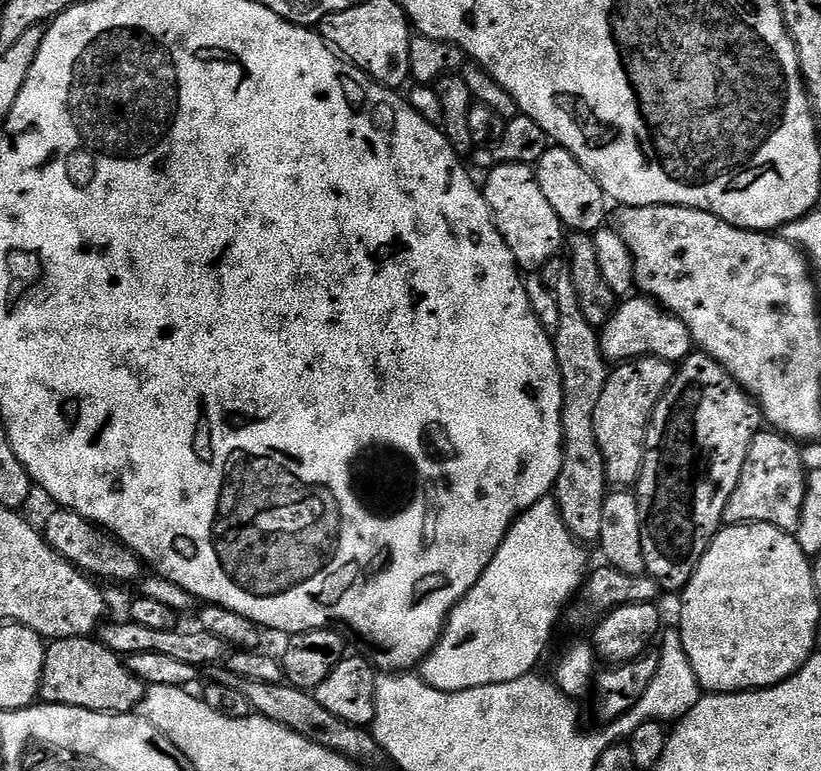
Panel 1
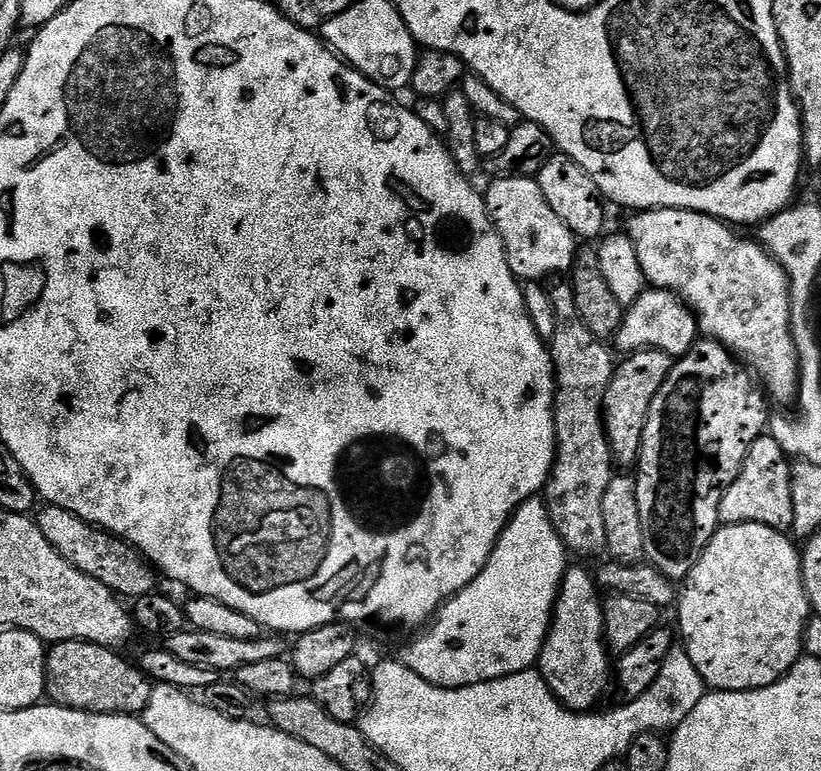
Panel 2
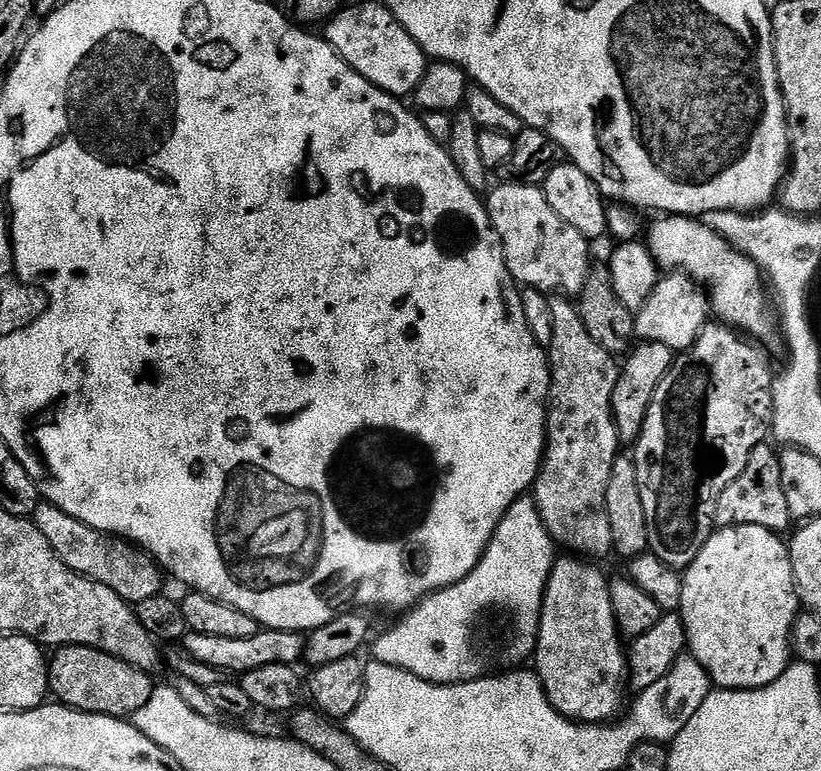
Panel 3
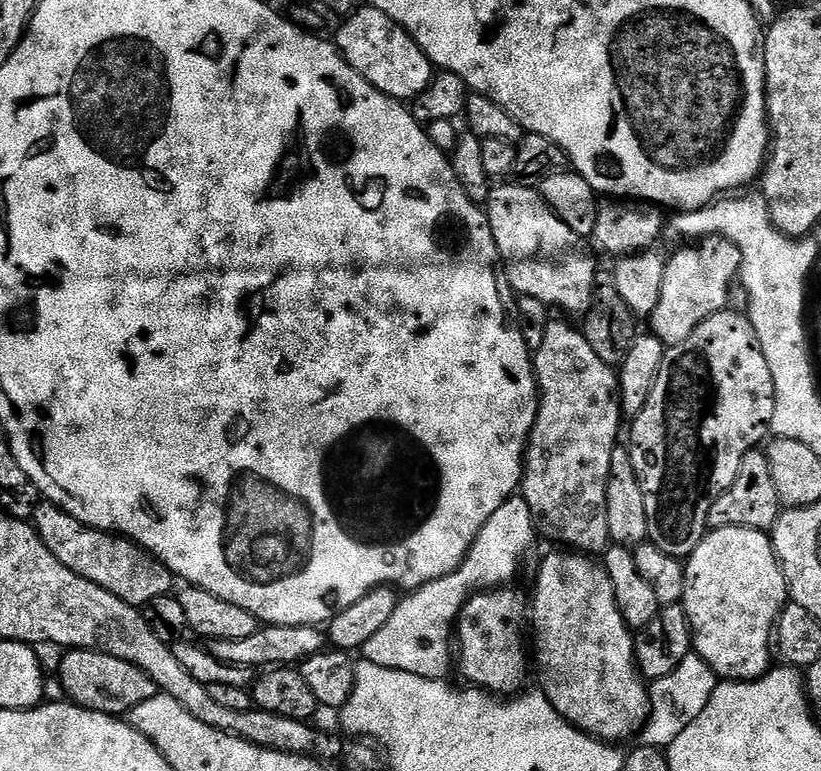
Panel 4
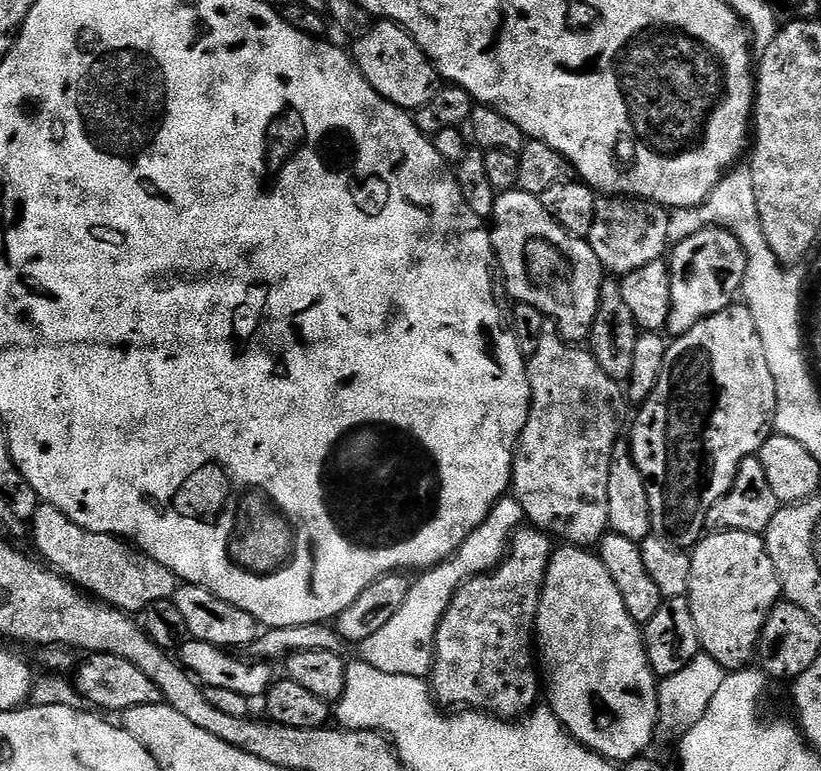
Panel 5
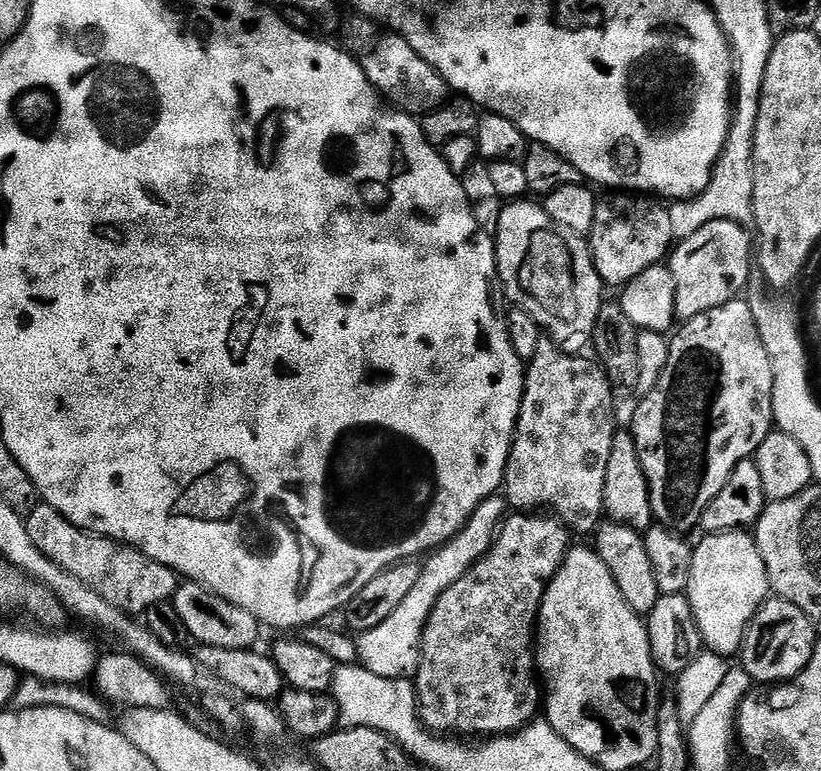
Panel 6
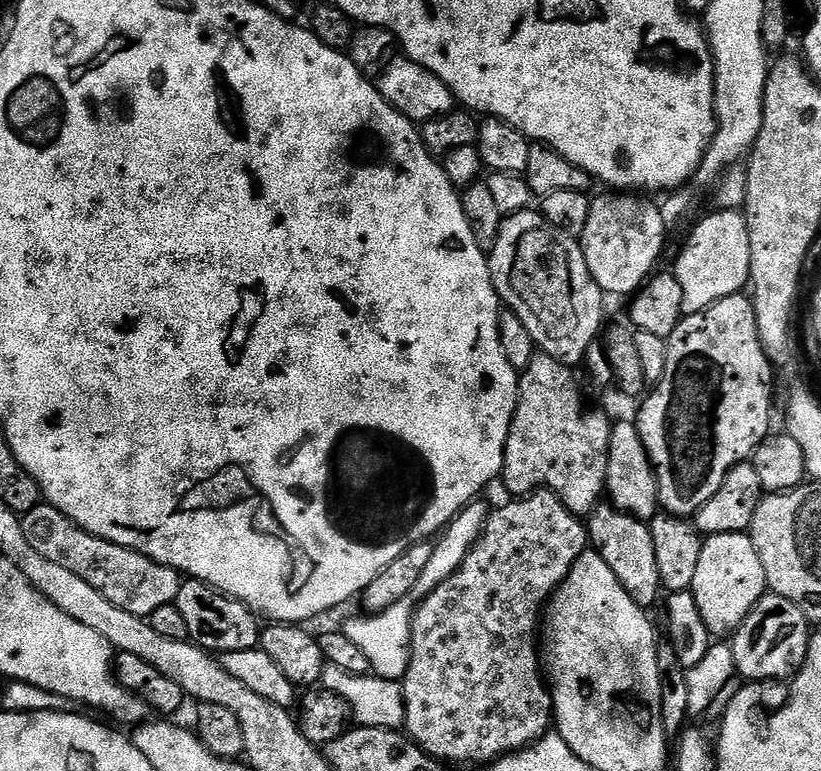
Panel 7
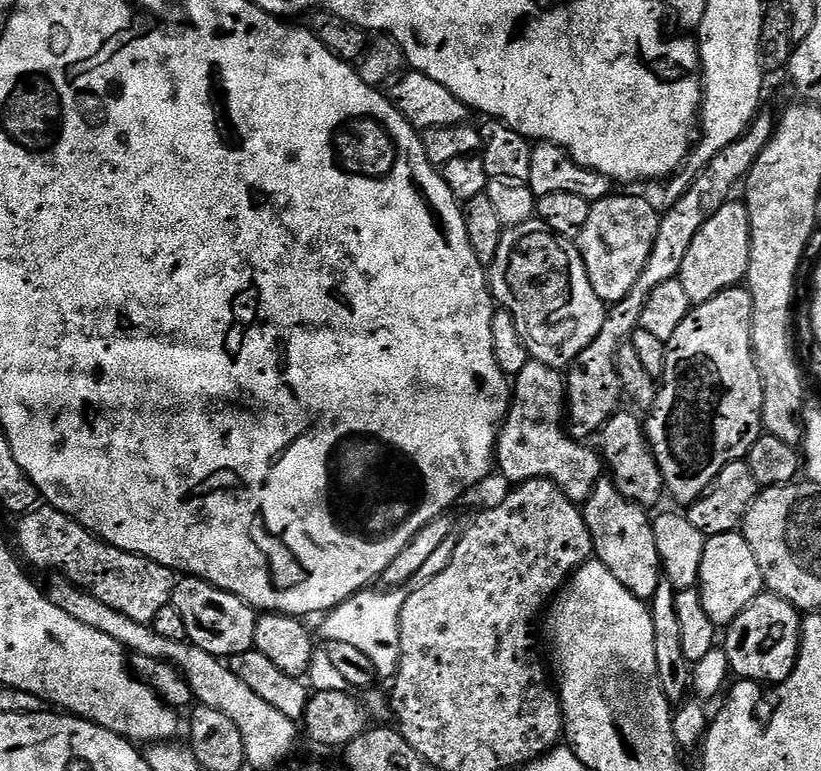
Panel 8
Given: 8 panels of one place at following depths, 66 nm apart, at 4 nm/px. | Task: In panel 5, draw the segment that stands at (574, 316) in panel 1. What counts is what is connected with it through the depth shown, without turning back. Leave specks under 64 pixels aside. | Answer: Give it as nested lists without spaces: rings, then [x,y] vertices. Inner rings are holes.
[[[545,323],[542,342],[538,342],[538,350],[533,356],[527,357],[528,381],[532,391],[532,401],[530,402],[530,414],[526,418],[526,426],[520,435],[520,443],[516,446],[516,451],[512,454],[512,483],[510,485],[511,499],[516,500],[522,506],[525,521],[530,522],[531,527],[538,528],[542,532],[557,541],[568,546],[591,549],[599,545],[600,539],[609,531],[608,527],[608,499],[606,498],[606,486],[610,482],[610,462],[612,461],[612,451],[616,448],[620,436],[620,403],[623,405],[626,400],[625,393],[621,385],[598,362],[593,358],[591,351],[587,347],[577,346],[575,343],[564,339],[556,330],[555,324]]]

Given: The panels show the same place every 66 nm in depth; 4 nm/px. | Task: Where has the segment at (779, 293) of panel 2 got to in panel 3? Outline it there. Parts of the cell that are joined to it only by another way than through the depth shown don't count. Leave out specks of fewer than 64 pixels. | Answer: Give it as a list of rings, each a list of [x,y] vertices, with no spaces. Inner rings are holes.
[[[661,215],[653,222],[646,243],[650,254],[661,269],[679,270],[707,291],[711,315],[719,323],[727,324],[729,328],[737,329],[743,335],[757,341],[764,340],[771,334],[772,324],[774,328],[774,312],[770,307],[770,296],[766,291],[760,267],[749,256],[732,247],[727,240],[723,240],[718,233],[710,230],[705,223],[690,216]]]

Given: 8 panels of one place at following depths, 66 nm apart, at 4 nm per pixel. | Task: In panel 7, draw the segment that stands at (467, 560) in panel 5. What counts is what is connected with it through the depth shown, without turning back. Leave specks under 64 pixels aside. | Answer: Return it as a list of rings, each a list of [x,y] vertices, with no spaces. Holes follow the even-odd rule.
[[[480,498],[473,499],[472,503],[467,504],[449,522],[448,527],[439,533],[438,539],[432,544],[430,563],[422,569],[422,574],[418,578],[418,586],[414,586],[411,596],[402,598],[402,602],[394,602],[394,606],[381,612],[359,614],[360,616],[356,616],[353,620],[348,620],[342,625],[344,636],[350,638],[350,642],[354,642],[354,646],[358,646],[358,650],[362,650],[362,654],[366,654],[369,669],[375,675],[384,680],[403,681],[408,669],[411,652],[412,614],[416,610],[417,602],[424,600],[438,586],[442,586],[442,582],[446,582],[446,578],[450,578],[450,574],[454,574],[458,570],[458,566],[466,558],[466,554],[476,544],[490,511],[489,505],[484,505],[482,501],[483,499]]]

